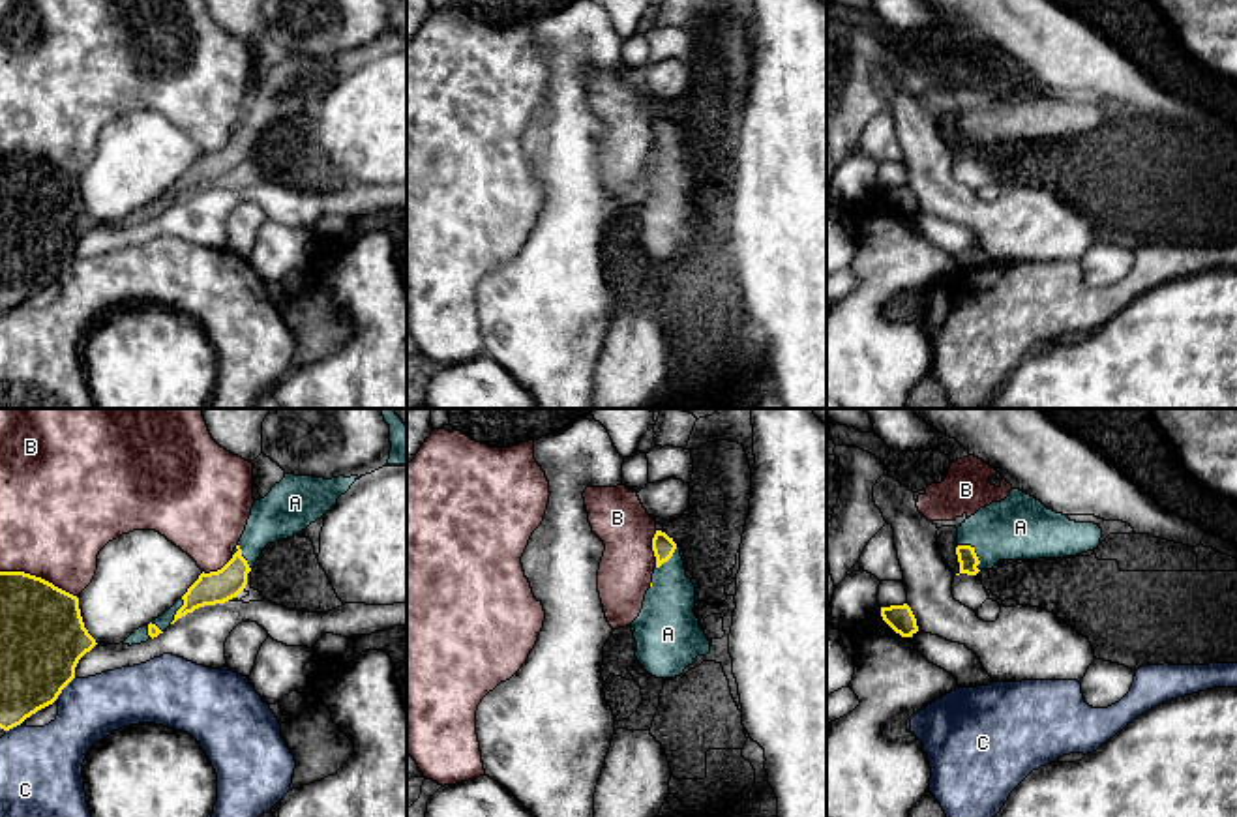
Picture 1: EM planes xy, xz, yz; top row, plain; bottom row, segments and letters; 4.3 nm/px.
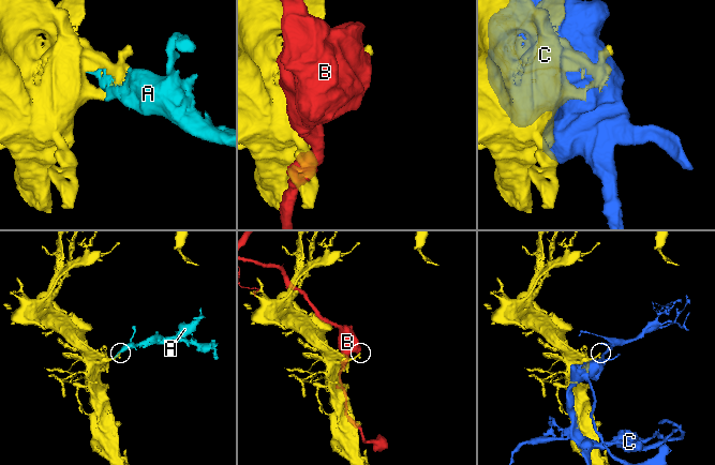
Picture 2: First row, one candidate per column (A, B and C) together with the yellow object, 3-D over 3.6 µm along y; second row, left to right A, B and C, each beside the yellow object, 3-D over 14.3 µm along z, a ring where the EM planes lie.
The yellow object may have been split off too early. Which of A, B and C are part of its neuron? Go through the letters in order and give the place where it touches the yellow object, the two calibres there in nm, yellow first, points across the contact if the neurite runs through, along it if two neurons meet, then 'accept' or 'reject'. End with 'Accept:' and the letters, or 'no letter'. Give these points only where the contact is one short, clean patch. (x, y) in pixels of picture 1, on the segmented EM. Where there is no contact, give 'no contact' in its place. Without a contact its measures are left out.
A: yz (975, 553) | 90/280 nm | accept
B: xy (38, 578) | 360/460 nm | reject
C: xy (64, 686) | 360/280 nm | reject
Accept: A

